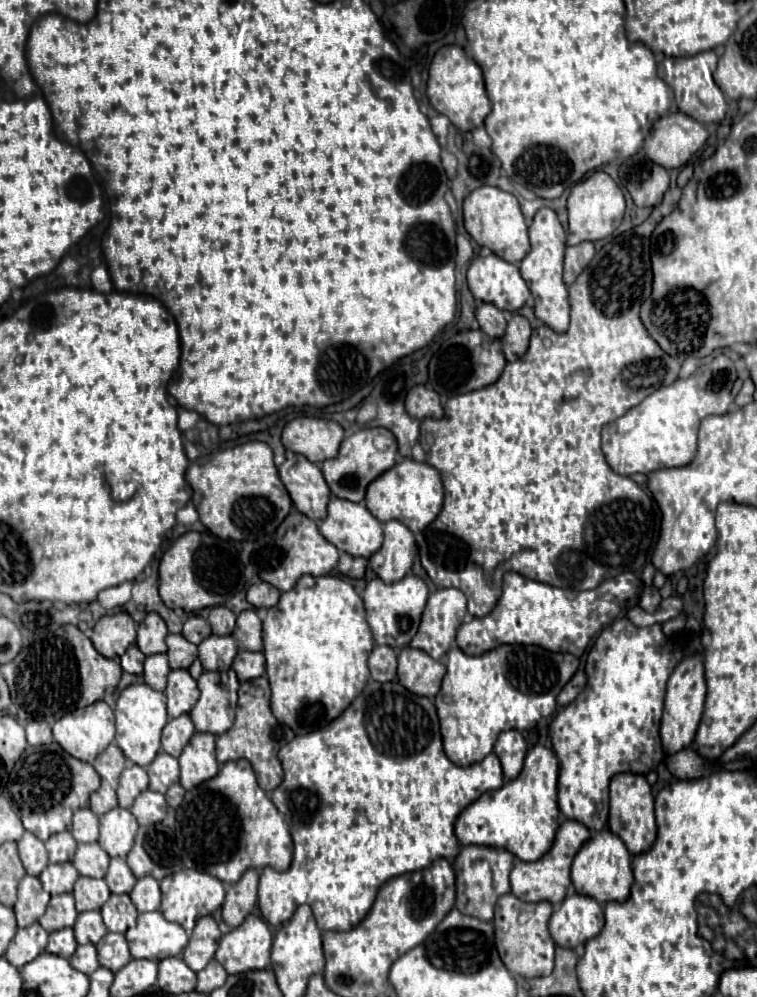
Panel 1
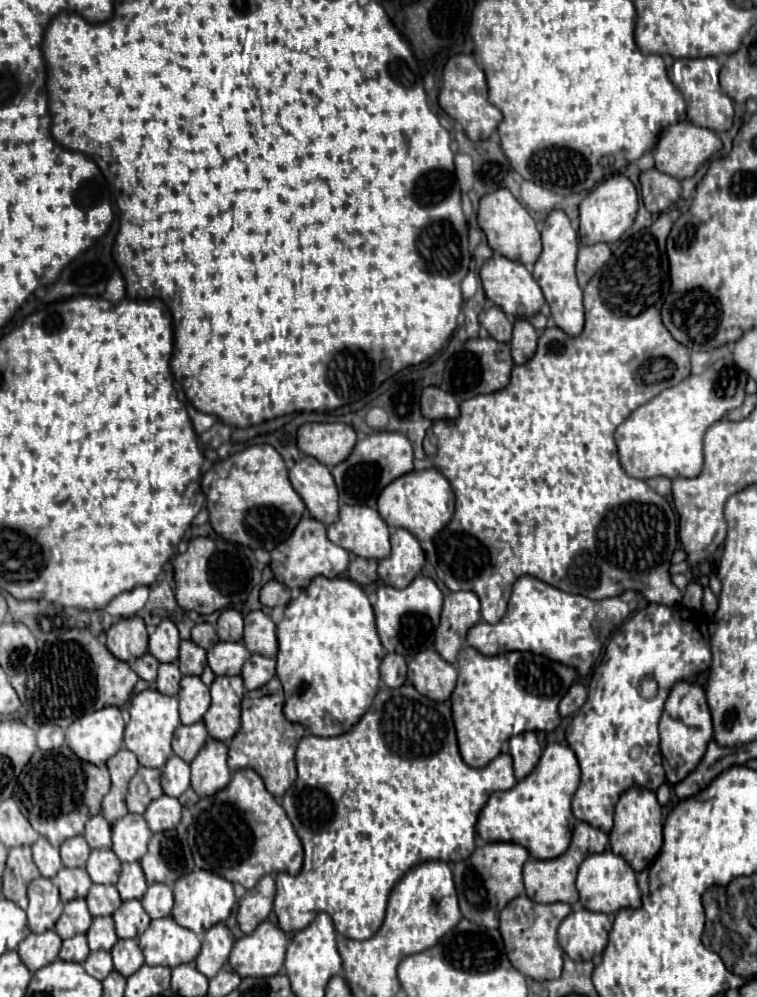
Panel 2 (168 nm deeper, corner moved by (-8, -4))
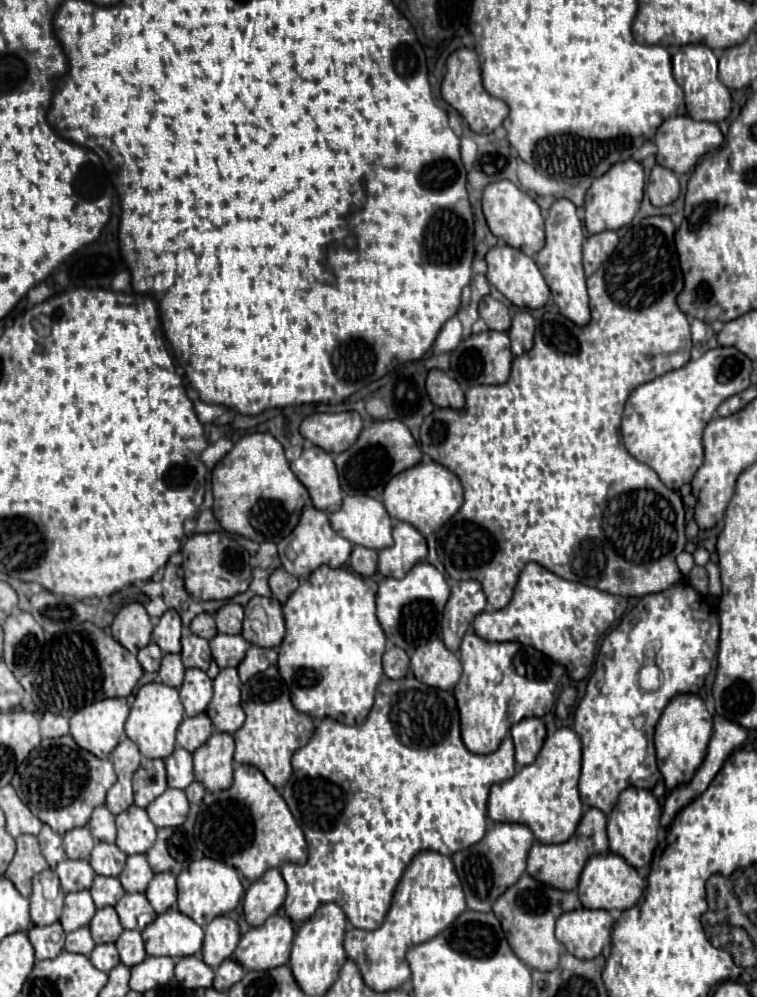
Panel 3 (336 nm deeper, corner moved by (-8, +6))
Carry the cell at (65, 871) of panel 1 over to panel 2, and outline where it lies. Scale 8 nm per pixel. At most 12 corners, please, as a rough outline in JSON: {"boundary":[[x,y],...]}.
{"boundary":[[61,868],[53,878],[61,900],[85,898],[93,882],[85,868]]}

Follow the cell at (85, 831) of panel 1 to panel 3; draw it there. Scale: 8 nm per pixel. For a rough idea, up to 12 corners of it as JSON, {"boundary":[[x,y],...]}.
{"boundary":[[105,806],[91,814],[97,840],[115,842],[115,816]]}

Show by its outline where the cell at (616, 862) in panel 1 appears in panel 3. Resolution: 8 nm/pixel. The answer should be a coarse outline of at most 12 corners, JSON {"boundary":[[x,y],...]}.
{"boundary":[[623,856],[587,860],[579,878],[585,908],[627,910],[645,880]]}

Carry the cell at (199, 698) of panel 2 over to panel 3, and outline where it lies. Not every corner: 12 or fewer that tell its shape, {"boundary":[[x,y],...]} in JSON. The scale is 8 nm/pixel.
{"boundary":[[197,668],[185,670],[179,688],[187,716],[205,712],[213,680]]}

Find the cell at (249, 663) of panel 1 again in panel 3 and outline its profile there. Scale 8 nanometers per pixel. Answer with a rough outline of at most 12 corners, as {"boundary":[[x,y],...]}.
{"boundary":[[251,646],[237,666],[241,682],[267,670],[271,652]]}

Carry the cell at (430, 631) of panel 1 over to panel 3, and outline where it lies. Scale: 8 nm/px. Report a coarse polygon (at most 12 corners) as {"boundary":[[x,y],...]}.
{"boundary":[[477,580],[451,588],[443,612],[443,644],[457,652],[473,618],[487,606]]}

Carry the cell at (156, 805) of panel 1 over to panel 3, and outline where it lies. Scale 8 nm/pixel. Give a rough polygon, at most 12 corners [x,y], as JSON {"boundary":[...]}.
{"boundary":[[167,788],[147,806],[157,828],[181,826],[189,812],[185,792]]}

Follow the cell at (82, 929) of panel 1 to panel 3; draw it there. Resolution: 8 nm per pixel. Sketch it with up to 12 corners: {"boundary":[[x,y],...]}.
{"boundary":[[111,906],[97,910],[89,928],[95,944],[115,942],[123,932]]}

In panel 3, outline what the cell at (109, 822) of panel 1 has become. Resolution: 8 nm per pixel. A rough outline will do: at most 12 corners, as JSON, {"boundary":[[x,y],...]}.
{"boundary":[[135,804],[117,816],[117,846],[127,856],[155,842],[147,812]]}

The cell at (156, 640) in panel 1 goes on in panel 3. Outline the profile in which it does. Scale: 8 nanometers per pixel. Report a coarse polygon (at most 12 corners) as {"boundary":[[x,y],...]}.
{"boundary":[[167,610],[153,628],[153,642],[163,652],[181,650],[181,618]]}

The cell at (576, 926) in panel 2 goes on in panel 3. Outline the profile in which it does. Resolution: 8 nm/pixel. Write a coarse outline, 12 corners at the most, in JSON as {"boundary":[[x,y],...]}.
{"boundary":[[607,910],[559,916],[555,934],[569,954],[589,960],[611,942]]}

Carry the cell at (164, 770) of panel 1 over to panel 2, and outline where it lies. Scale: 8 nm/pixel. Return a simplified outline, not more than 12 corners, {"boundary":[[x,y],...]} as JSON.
{"boundary":[[171,756],[161,768],[167,796],[179,798],[189,788],[189,764]]}

